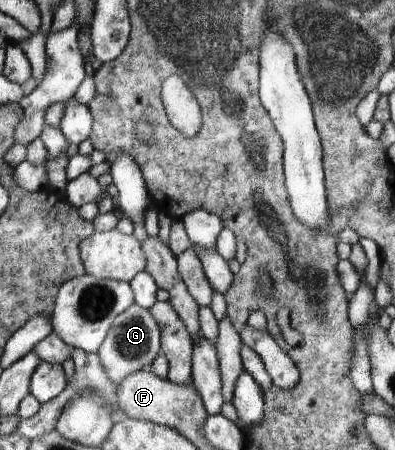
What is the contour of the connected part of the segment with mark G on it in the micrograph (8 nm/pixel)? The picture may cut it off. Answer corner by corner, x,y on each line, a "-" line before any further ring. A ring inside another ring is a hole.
134,303
113,320
107,337
96,354
101,358
101,366
105,374
109,376
109,380
118,384
125,378
129,378
131,374
137,374
139,370
150,368
155,358
161,354
160,351
159,326
149,313
149,309

